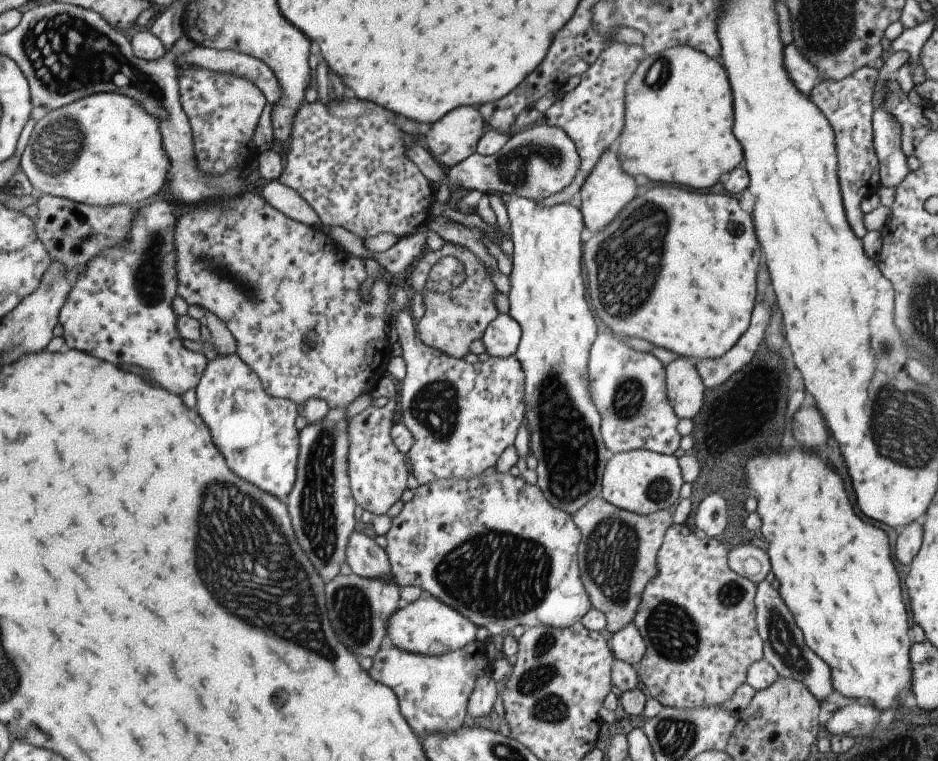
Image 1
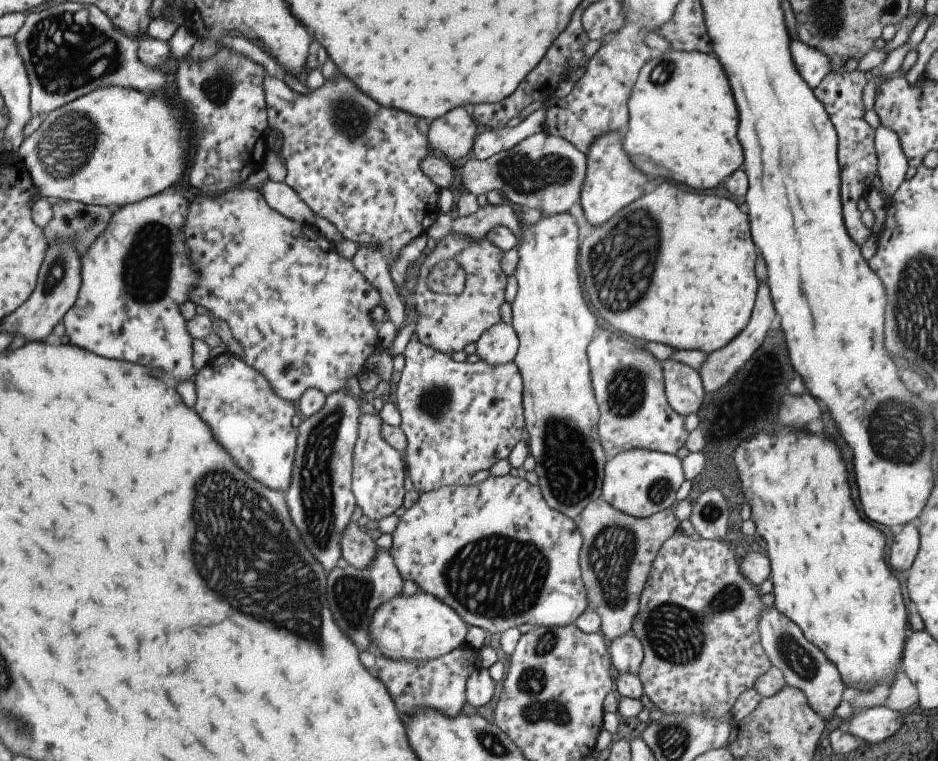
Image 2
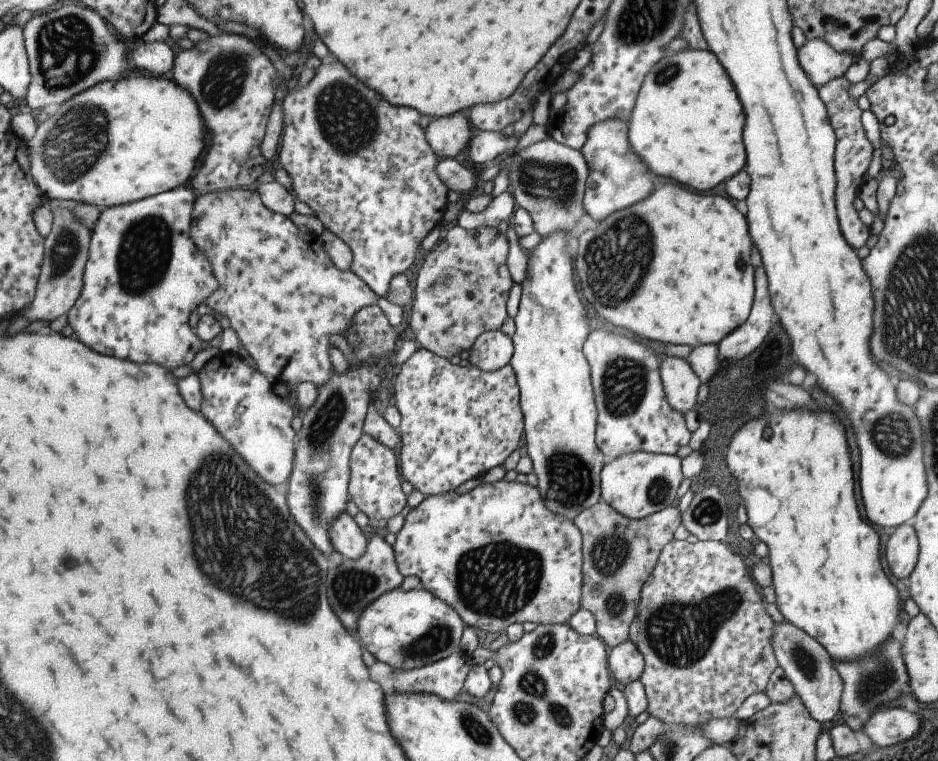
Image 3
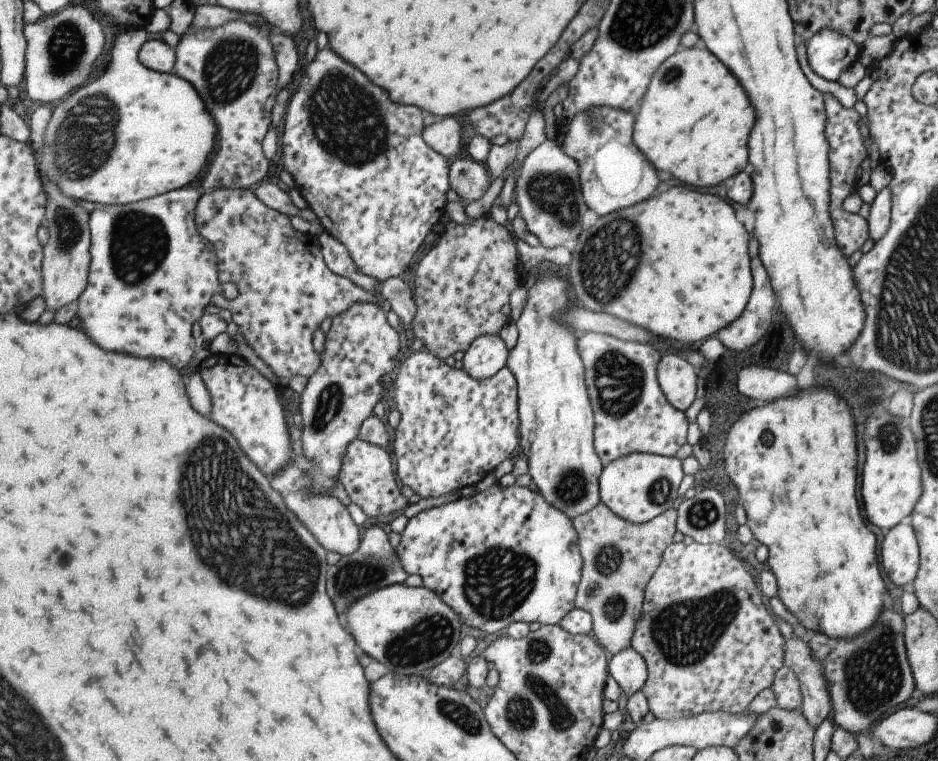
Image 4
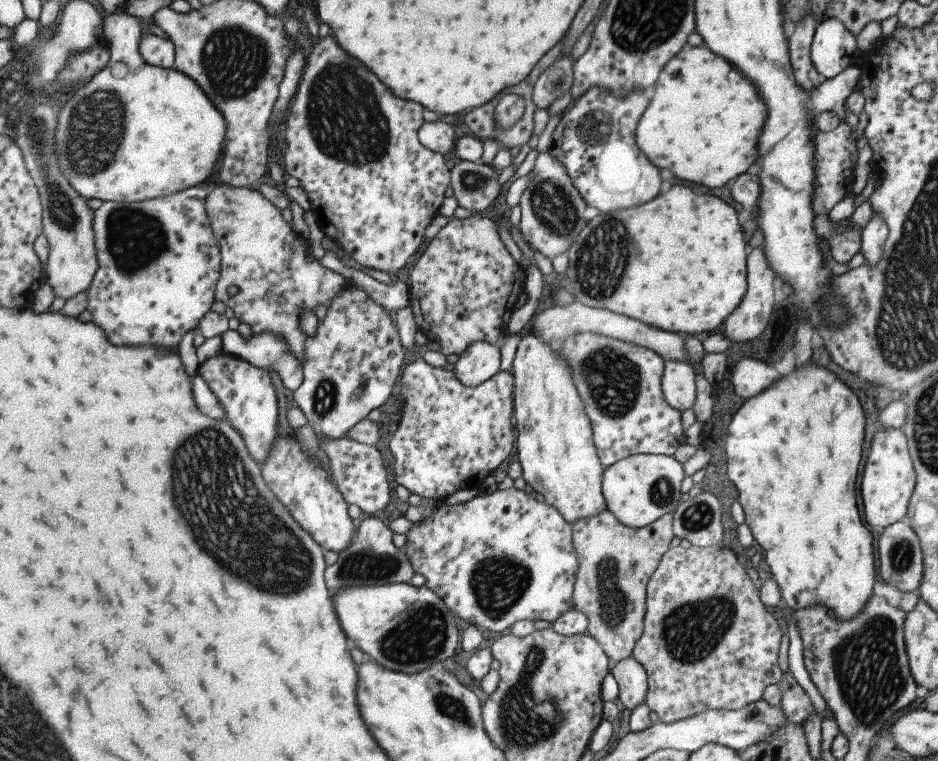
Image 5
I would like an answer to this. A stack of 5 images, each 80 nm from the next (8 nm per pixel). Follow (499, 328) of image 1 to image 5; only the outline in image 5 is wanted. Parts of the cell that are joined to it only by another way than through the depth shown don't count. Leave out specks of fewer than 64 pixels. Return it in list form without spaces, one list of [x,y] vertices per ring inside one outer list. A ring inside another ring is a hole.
[[[485,341],[469,347],[454,364],[455,376],[468,387],[486,383],[499,370],[499,348]]]

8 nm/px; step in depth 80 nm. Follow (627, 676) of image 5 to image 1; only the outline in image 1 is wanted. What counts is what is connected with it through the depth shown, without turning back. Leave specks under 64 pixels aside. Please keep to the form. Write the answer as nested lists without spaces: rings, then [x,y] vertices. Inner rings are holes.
[[[632,623],[625,625],[611,636],[609,647],[615,659],[633,668],[636,668],[643,658],[645,650],[643,639]]]

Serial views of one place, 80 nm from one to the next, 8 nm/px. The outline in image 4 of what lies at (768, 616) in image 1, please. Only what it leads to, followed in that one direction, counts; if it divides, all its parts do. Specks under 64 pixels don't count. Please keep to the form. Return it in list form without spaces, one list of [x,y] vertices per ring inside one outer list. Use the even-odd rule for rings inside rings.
[[[796,631],[784,642],[782,661],[797,677],[802,694],[800,713],[807,724],[816,729],[823,718],[831,712],[831,708],[822,669],[810,654],[802,631]]]

